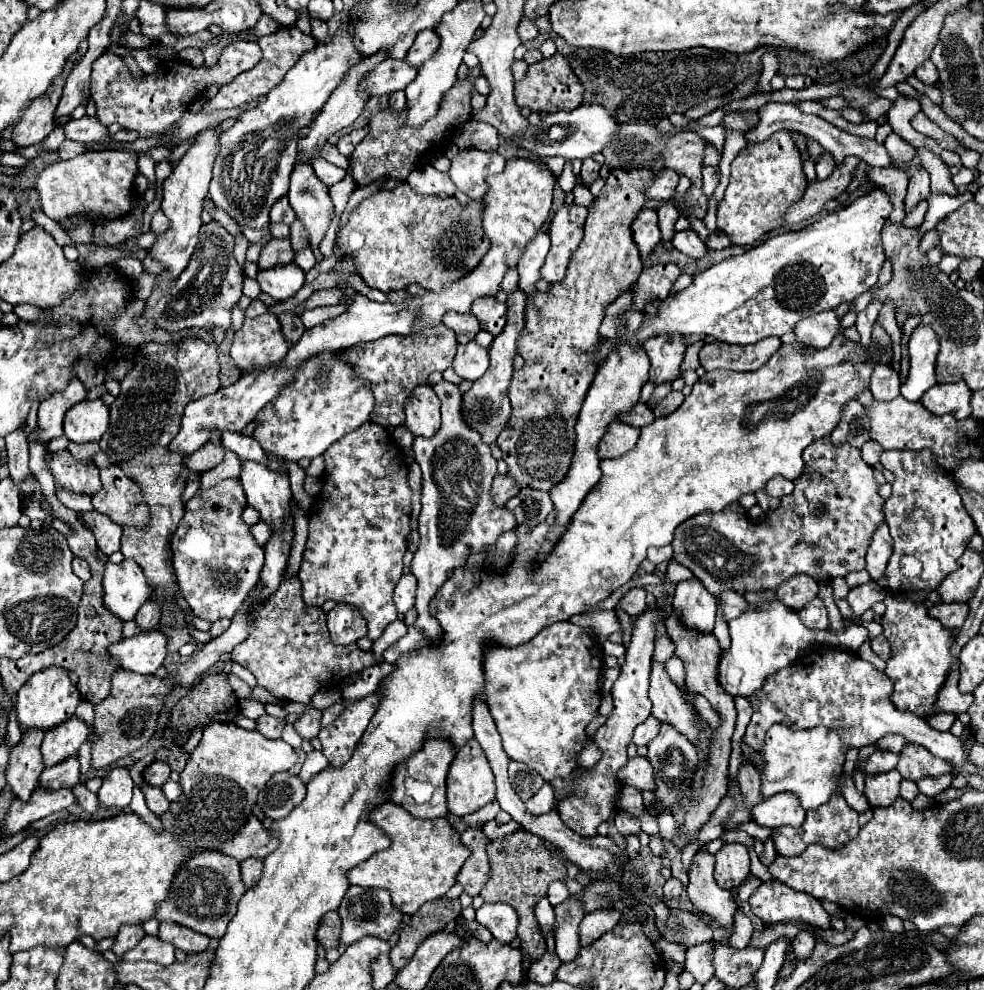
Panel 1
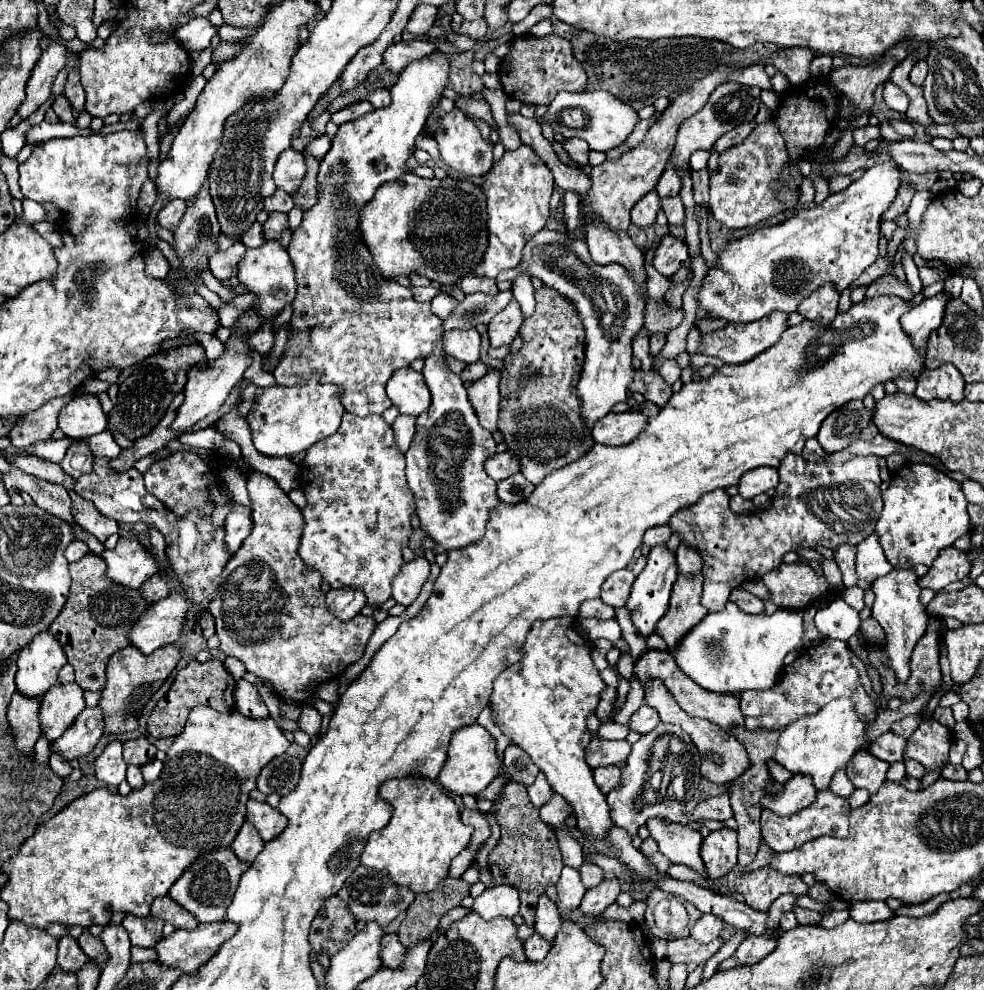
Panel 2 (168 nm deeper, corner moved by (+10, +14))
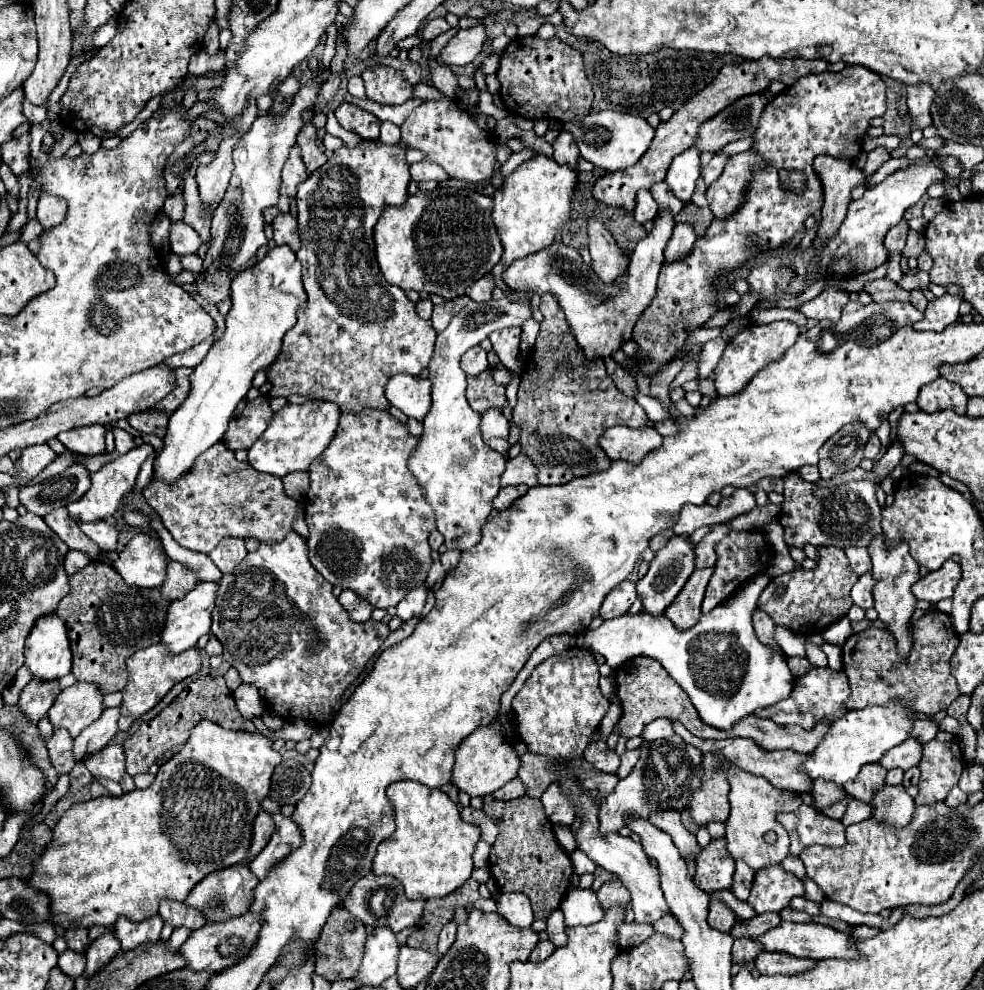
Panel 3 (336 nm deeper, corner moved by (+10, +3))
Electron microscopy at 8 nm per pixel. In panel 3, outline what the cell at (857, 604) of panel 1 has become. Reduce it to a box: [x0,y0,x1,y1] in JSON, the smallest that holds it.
[846,547,870,575]

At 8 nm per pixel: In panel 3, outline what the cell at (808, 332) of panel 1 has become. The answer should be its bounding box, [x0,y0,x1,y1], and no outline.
[800,285,848,323]

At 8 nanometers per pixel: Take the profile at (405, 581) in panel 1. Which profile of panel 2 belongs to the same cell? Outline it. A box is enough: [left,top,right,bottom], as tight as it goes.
[392,558,430,606]

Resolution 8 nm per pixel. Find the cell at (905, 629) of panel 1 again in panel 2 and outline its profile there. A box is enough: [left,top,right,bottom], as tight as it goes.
[872,568,928,684]

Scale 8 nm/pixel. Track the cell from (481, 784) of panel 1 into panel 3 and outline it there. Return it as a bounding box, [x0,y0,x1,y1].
[452,725,520,797]

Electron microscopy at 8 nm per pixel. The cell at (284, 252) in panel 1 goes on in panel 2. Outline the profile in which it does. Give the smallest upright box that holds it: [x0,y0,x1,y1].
[264,212,292,248]

